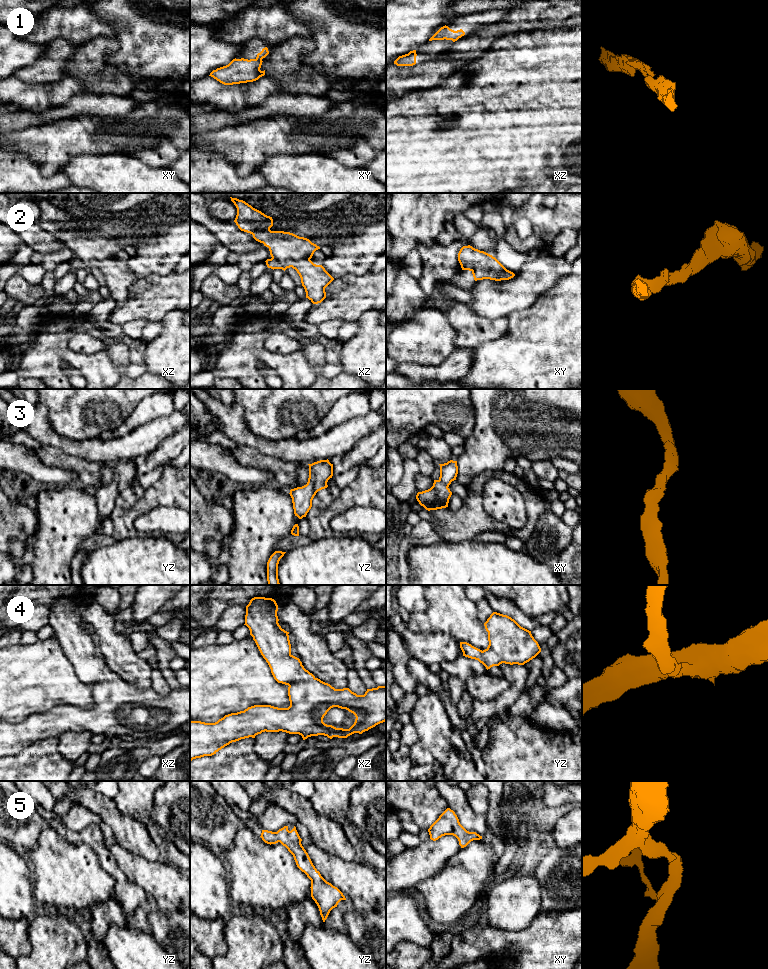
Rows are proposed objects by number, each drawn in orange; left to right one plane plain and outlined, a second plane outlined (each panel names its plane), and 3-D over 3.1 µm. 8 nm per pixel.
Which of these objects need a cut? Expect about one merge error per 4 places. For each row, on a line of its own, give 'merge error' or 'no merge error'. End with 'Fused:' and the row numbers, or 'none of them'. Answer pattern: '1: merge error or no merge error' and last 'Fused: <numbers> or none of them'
1: no merge error
2: no merge error
3: no merge error
4: no merge error
5: no merge error
Fused: none of them

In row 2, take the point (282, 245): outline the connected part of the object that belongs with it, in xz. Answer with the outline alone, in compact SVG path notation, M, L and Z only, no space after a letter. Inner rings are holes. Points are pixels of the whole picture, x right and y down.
M230 198L237 208L234 222L238 228L252 234L256 241L269 248L272 258L265 261L267 267L284 271L292 267L301 278L306 298L313 304L321 303L326 298L325 288L334 278L322 265L316 265L310 260L320 247L309 239L290 232L271 231L272 217L243 200Z

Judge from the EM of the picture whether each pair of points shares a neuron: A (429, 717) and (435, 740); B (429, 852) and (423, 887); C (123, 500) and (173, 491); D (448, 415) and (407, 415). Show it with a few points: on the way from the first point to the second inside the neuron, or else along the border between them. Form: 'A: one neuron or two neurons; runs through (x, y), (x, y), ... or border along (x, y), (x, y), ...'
A: one neuron; runs through (432, 723), (435, 734)
B: two neurons; border along (444, 866), (421, 880), (413, 890)
C: two neurons; border along (144, 491), (131, 507), (118, 506)
D: one neuron; runs through (438, 415), (417, 415)

